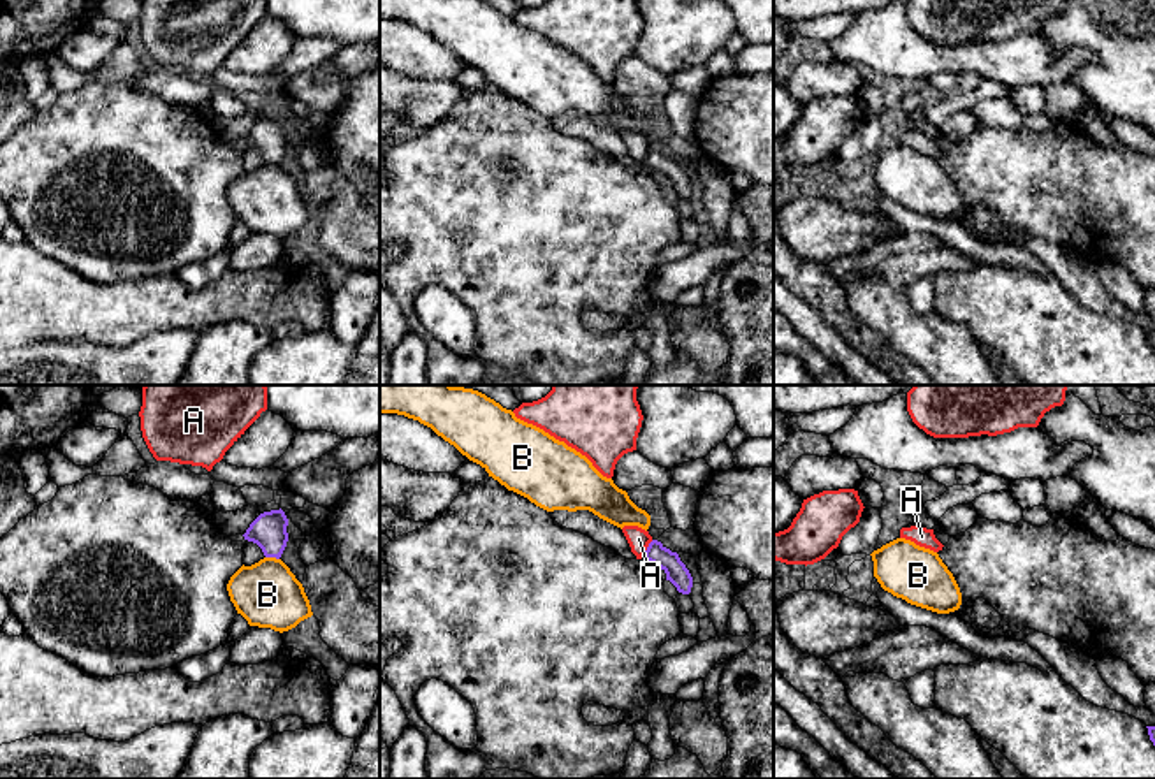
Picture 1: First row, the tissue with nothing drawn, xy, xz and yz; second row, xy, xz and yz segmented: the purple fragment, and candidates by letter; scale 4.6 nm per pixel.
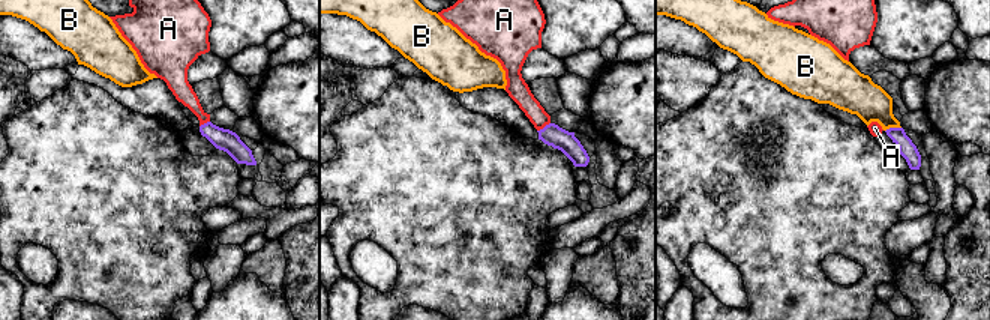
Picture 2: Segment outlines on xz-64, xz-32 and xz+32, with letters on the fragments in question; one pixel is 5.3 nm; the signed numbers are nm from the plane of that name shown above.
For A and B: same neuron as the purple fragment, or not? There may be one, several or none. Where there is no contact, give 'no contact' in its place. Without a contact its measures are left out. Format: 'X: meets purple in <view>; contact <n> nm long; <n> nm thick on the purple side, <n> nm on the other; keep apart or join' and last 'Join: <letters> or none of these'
A: meets purple in xz; contact 90 nm long; 100 nm thick on the purple side, 100 nm on the other; keep apart
B: meets purple in xy; contact 70 nm long; 160 nm thick on the purple side, 300 nm on the other; keep apart
Join: none of these

